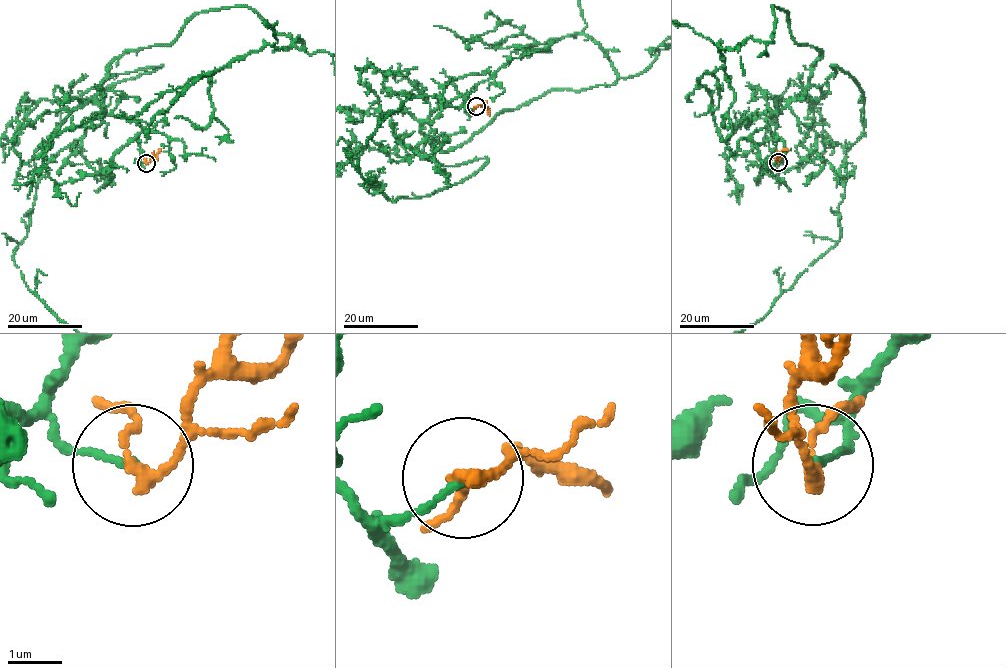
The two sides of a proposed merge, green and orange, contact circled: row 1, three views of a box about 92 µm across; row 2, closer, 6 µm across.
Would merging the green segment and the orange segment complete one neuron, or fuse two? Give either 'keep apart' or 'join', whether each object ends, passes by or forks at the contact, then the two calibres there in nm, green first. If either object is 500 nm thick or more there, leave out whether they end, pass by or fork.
keep apart; green ends there; orange passes by; 100 nm thick on the green side, 220 nm on the other

